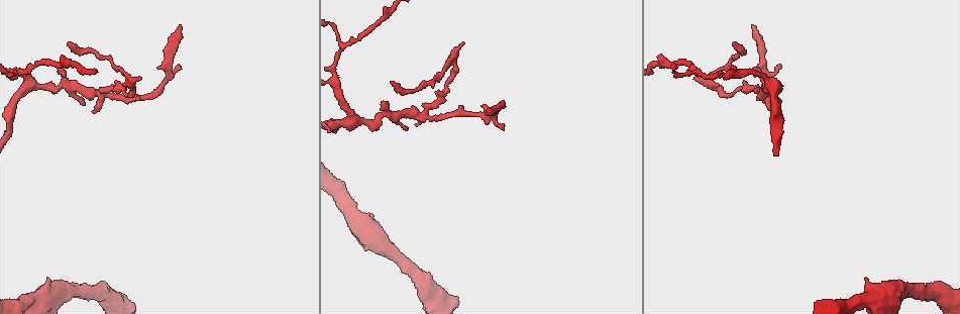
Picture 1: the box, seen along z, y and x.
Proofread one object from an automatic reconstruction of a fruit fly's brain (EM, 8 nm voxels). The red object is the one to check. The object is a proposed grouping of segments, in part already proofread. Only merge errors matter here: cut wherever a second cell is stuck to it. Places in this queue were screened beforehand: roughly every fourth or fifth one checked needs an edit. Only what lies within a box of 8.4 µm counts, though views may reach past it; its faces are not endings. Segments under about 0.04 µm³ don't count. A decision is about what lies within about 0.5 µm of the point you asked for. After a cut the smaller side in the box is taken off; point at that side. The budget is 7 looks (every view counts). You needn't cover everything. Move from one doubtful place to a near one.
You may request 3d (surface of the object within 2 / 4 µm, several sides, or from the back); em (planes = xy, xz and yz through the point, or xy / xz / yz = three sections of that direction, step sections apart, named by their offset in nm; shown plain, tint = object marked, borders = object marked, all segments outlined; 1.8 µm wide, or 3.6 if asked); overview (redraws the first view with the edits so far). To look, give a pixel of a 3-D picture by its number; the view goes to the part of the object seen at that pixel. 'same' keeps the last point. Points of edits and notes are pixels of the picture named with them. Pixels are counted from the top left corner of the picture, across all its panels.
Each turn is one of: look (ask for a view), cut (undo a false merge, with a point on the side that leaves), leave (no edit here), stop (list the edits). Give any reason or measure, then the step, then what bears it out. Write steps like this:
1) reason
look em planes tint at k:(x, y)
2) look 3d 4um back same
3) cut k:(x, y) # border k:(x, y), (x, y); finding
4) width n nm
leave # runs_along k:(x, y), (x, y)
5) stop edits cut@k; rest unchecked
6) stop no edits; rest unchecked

a narrow waist
look 3d 4um at 1:(18, 72)

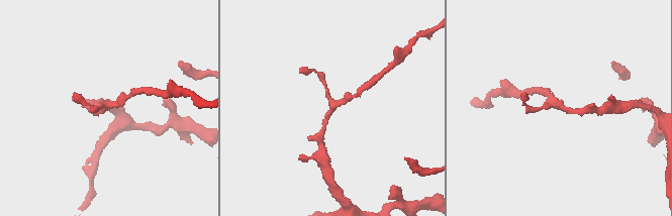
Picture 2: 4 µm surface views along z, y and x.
arms 3
look em xz step 16 tint at 2:(560, 105)

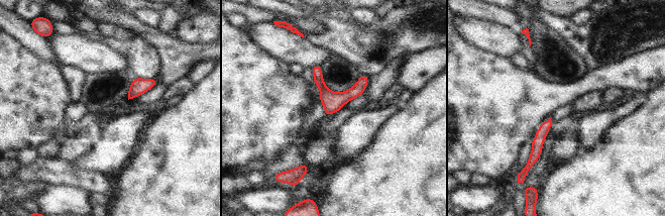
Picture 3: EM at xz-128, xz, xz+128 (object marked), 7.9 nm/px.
another direction
look em planes tint same

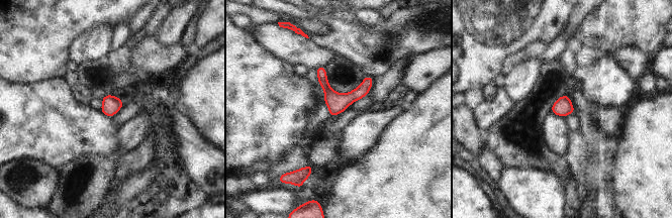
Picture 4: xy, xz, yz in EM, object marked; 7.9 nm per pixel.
width 150 nm
leave # runs_along 4:(319, 69), (336, 97), (370, 83); one cell here

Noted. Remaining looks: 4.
a narrow waist
look 3d 4um at 1:(29, 85)

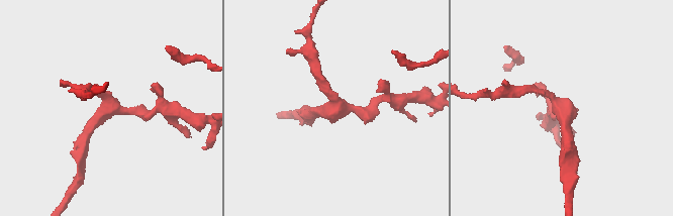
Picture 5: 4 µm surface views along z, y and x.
now the EM
look em planes tint at 5:(565, 108)

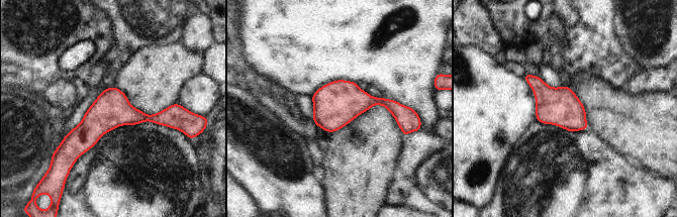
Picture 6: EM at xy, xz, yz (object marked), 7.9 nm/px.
leave # runs_along 6:(174, 115), (102, 117), (64, 144); continuous, no second cell

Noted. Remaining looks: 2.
stop no edits; rest unchecked

